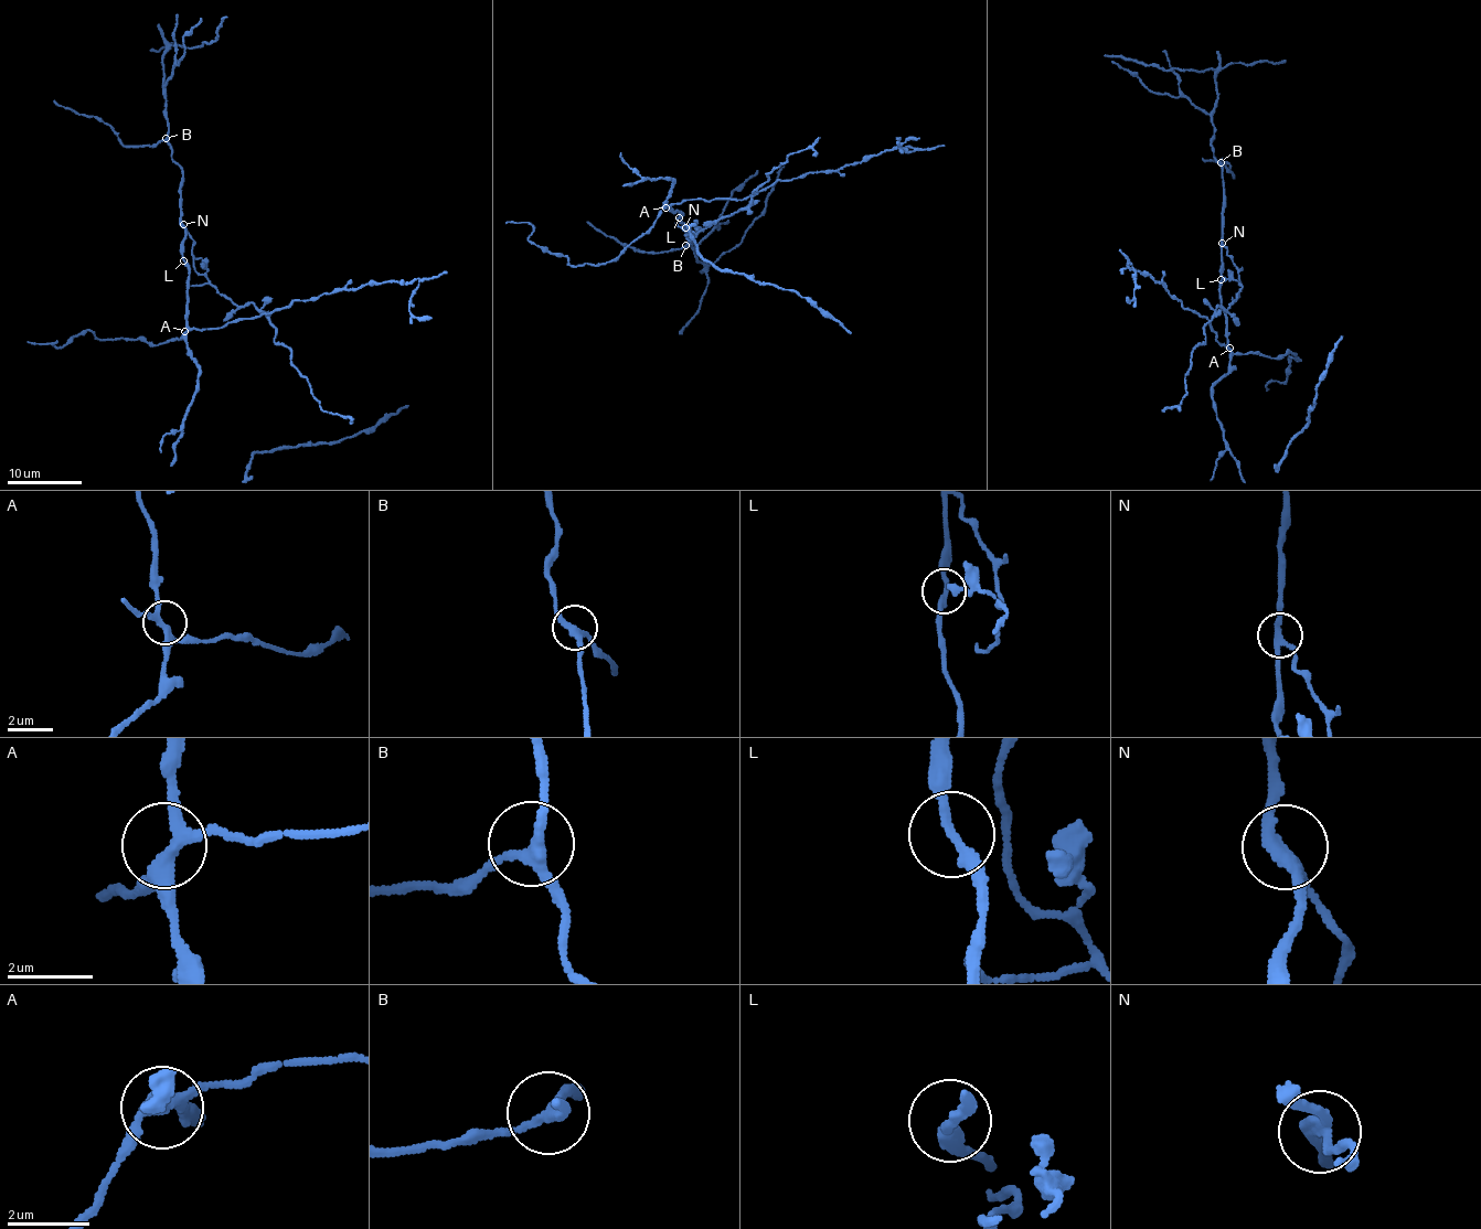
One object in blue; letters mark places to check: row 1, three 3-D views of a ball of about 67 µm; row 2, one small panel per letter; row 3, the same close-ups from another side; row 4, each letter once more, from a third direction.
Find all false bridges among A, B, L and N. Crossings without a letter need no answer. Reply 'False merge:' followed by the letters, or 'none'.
False merge: N

